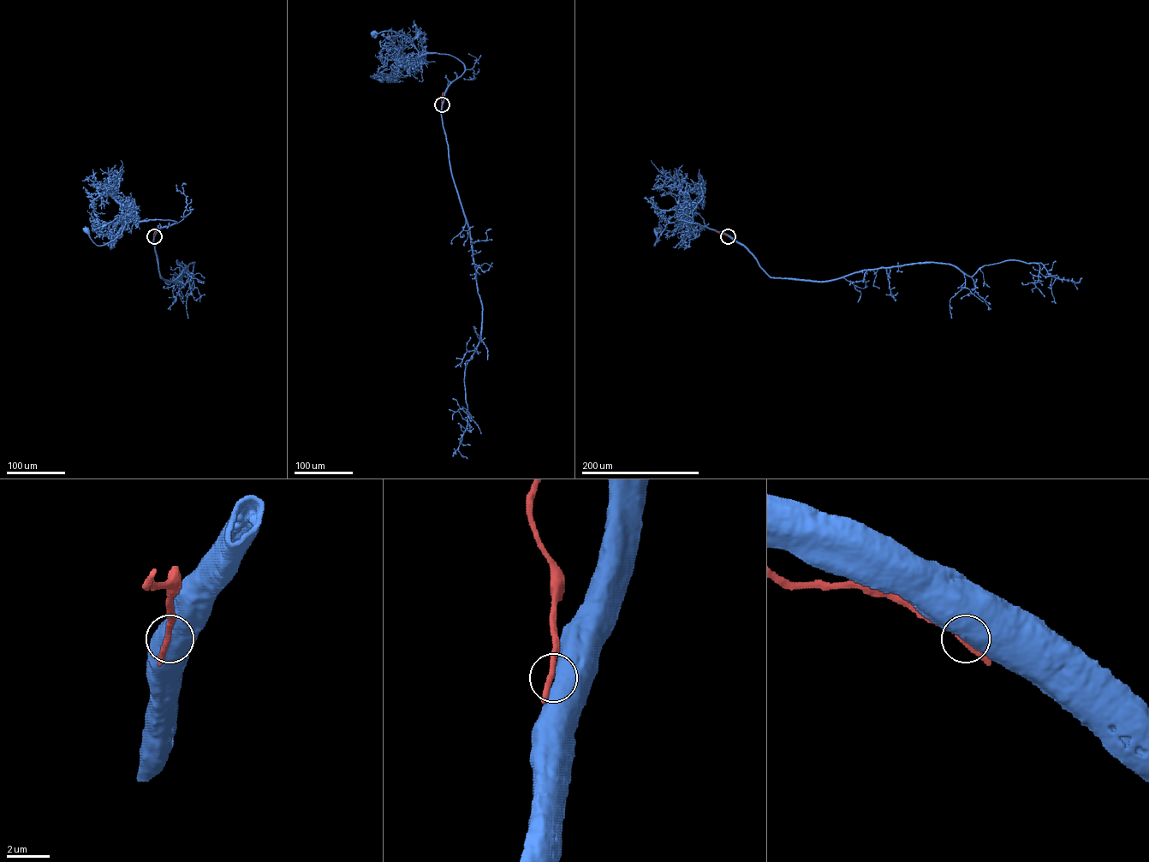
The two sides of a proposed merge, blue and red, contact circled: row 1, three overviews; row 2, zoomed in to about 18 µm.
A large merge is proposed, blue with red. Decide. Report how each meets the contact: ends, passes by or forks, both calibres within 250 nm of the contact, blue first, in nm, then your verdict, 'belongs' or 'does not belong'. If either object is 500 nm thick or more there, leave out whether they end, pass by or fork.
calibres 900 and 280 nm; does not belong

